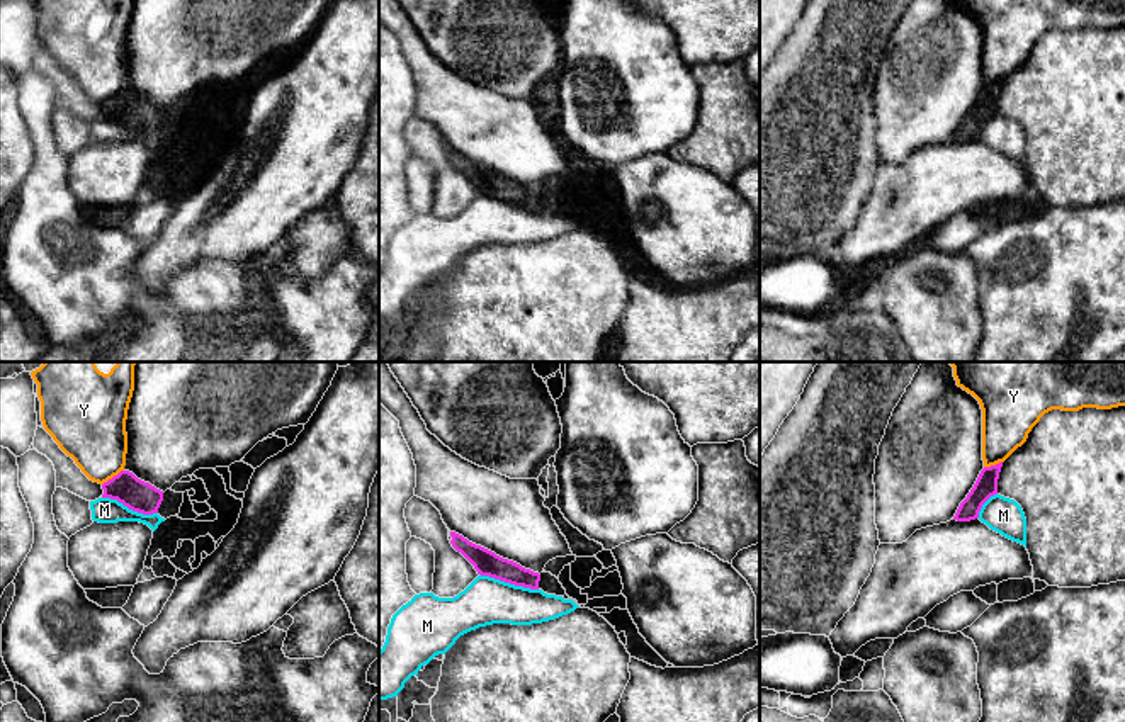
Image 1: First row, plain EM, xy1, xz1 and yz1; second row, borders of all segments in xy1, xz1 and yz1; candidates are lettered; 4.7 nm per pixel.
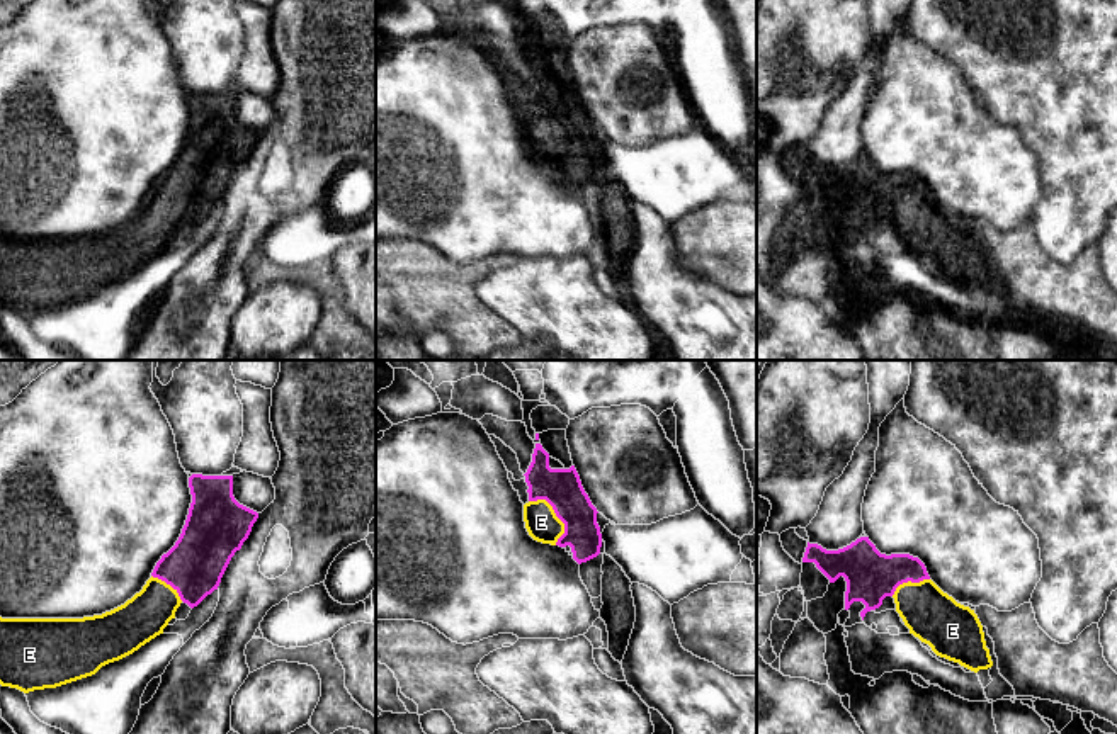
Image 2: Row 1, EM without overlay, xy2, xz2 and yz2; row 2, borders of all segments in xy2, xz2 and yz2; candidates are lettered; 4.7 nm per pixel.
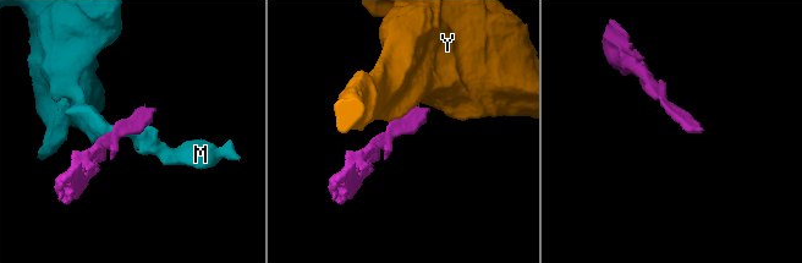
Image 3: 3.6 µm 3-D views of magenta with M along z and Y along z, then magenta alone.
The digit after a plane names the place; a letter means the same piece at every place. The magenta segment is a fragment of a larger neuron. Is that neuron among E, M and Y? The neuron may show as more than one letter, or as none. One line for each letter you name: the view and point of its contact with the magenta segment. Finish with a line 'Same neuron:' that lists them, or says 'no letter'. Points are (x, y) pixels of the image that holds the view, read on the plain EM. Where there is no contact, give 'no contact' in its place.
E: meets magenta in xz2 at (556, 135)
Same neuron: E

